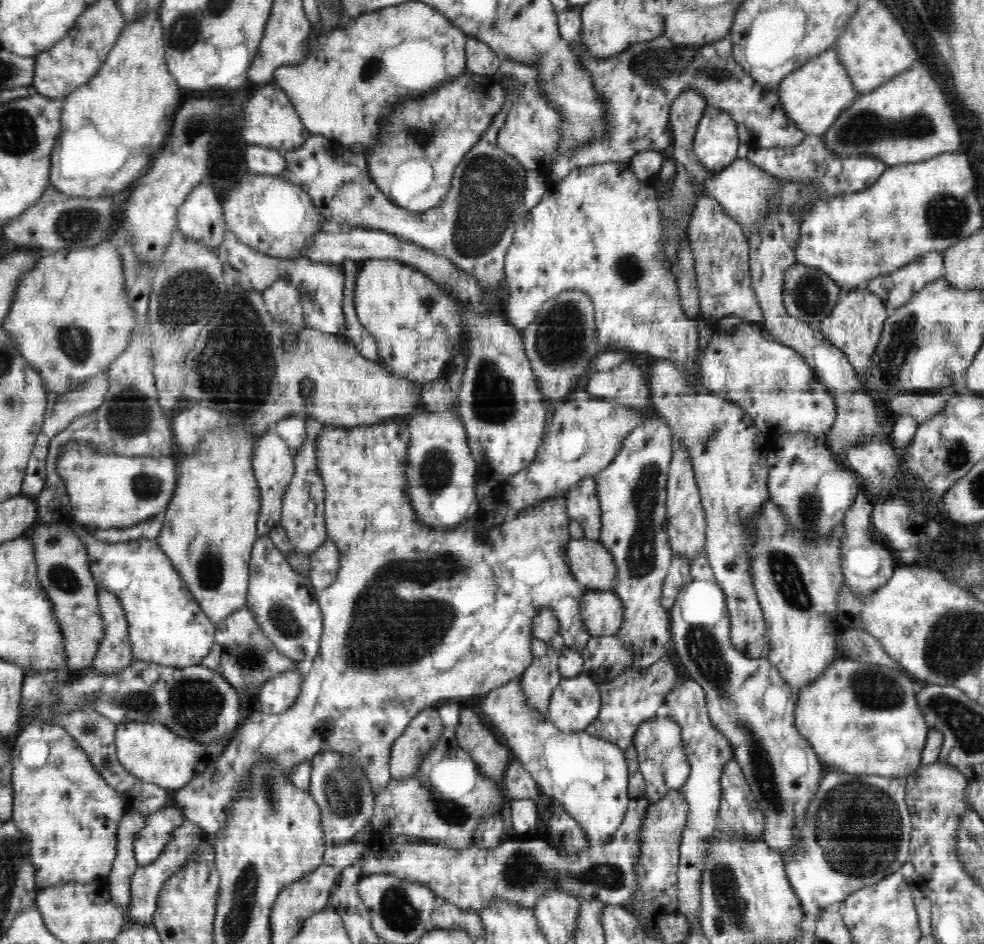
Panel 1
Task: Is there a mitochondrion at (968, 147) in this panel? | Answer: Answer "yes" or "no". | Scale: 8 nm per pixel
no

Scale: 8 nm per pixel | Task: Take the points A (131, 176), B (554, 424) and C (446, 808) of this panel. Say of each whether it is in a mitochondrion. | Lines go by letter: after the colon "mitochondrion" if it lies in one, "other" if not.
A: other
B: other
C: mitochondrion

